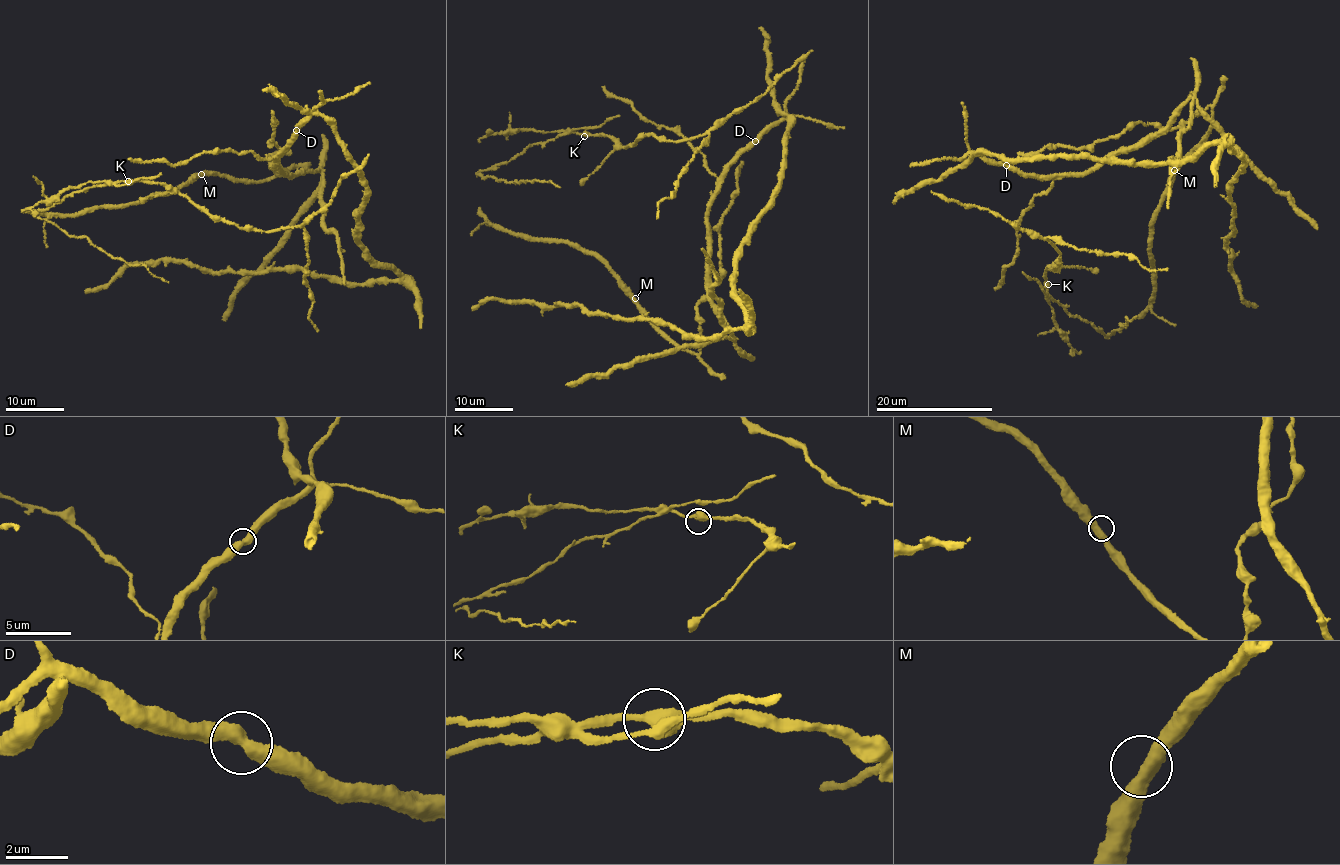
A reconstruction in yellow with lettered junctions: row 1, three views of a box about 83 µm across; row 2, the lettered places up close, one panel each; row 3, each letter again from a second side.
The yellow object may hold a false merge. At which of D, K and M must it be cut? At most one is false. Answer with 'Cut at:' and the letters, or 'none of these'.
Cut at: none of these

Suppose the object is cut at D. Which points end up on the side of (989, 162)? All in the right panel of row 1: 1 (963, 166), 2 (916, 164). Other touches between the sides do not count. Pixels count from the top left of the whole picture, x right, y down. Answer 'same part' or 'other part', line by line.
1: other part
2: same part

